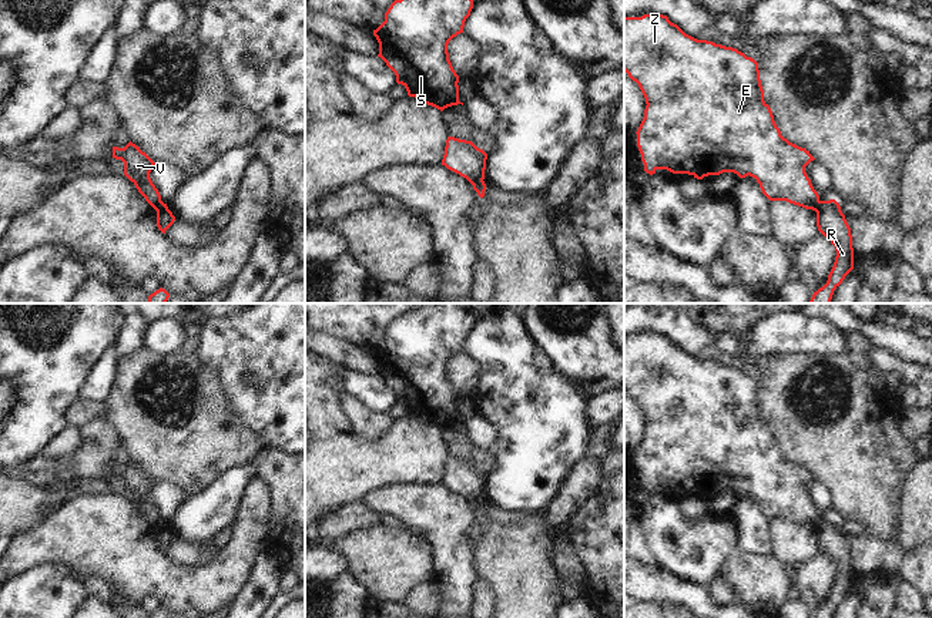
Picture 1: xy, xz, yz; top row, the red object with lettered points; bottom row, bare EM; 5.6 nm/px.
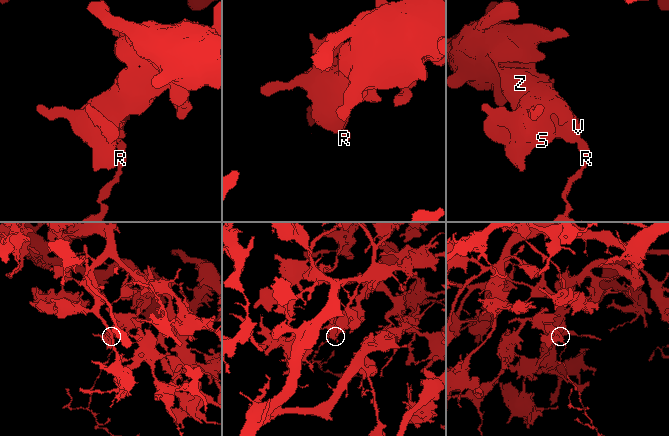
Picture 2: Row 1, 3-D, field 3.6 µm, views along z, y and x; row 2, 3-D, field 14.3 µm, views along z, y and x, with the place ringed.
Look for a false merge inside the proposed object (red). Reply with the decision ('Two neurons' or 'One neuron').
Two neurons.

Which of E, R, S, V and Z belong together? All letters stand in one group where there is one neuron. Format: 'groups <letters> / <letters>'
groups E S V Z / R

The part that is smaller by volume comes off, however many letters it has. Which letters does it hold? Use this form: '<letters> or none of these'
R

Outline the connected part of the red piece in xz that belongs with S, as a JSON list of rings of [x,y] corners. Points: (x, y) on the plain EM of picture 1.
[[[456,303],[413,306],[390,323],[385,332],[385,340],[373,349],[373,355],[379,362],[378,376],[395,392],[396,402],[406,407],[409,416],[440,430],[452,424],[463,424],[459,420],[459,394],[449,379],[447,363],[463,352],[472,328],[473,319]]]

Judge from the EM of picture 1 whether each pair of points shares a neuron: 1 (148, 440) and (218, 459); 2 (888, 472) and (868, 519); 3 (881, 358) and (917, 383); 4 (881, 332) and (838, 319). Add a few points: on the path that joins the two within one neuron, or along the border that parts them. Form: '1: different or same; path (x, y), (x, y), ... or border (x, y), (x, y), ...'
1: same; path (166, 440), (201, 442)
2: same; path (877, 483), (868, 491), (868, 507)
3: same; path (889, 366), (908, 382)
4: same; path (871, 329), (848, 322)

